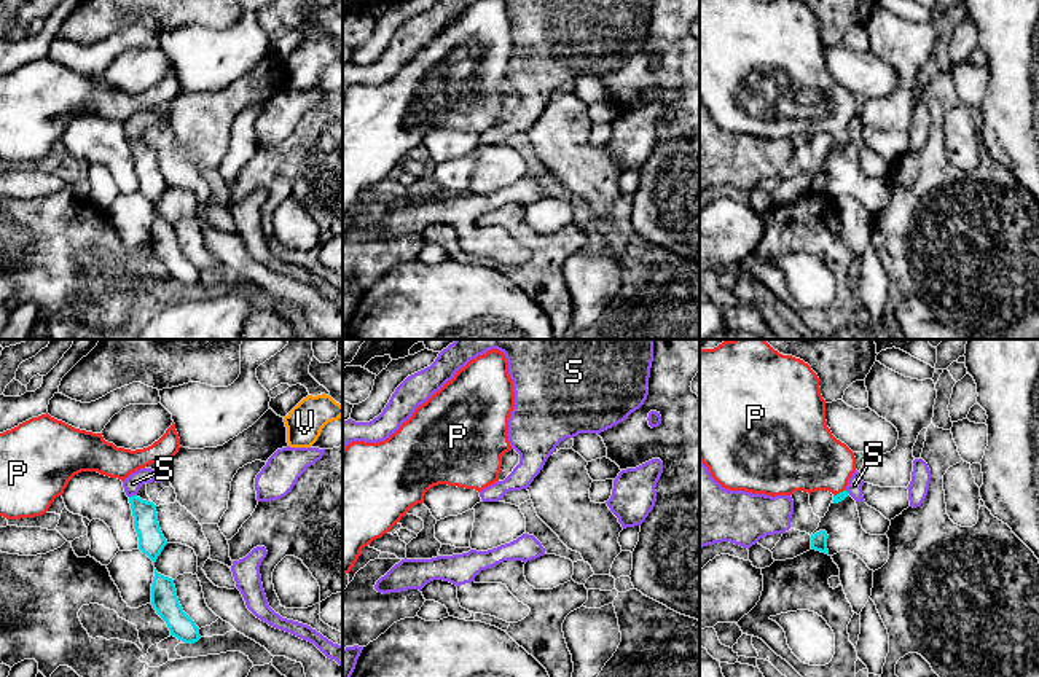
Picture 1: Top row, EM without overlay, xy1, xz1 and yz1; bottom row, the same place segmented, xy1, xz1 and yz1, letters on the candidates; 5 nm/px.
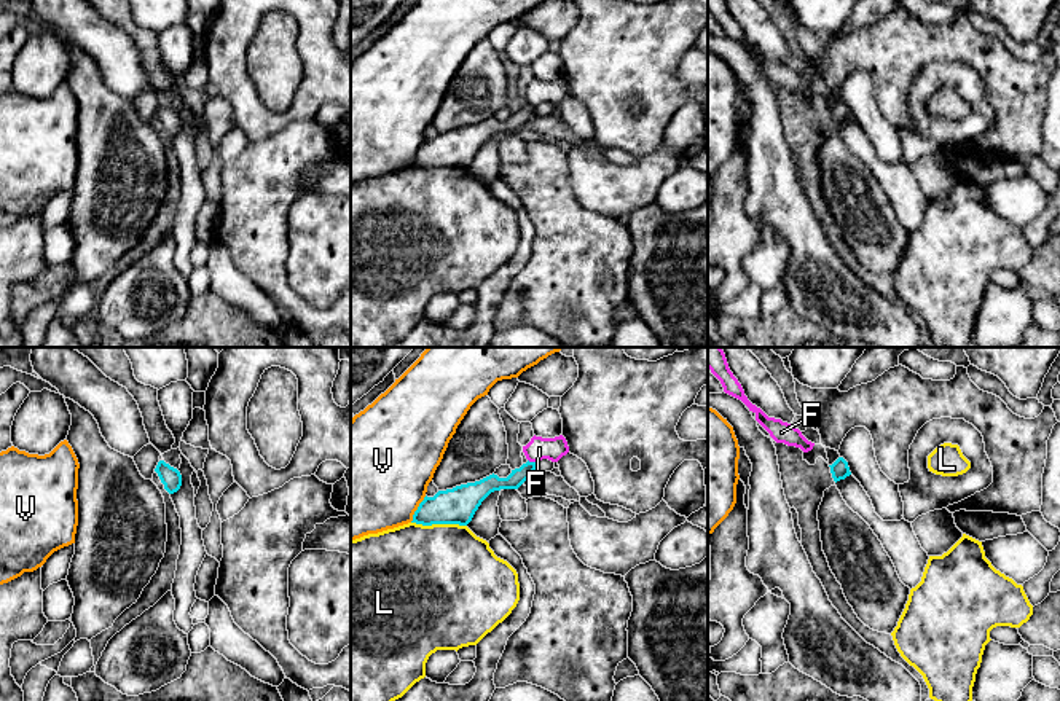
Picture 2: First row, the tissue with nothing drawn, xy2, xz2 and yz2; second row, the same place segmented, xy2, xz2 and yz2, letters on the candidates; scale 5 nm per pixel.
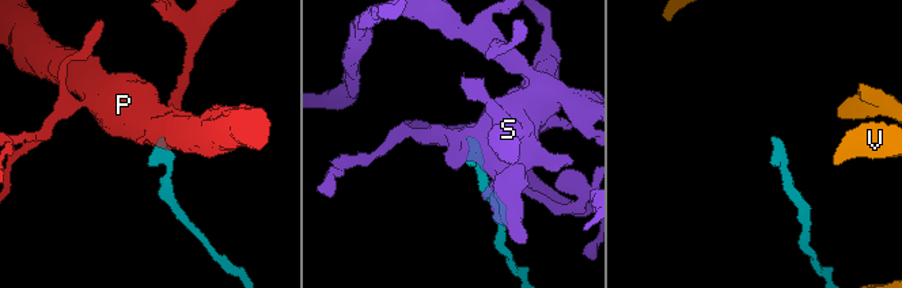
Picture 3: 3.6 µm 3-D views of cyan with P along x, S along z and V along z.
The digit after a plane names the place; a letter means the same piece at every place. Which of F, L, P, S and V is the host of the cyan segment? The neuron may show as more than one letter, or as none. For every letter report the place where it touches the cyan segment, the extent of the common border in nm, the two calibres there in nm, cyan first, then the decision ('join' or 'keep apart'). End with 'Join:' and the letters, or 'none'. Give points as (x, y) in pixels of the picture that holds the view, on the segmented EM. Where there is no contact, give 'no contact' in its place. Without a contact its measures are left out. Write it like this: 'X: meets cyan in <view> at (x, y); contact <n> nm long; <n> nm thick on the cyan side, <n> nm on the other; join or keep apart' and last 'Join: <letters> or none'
F: meets cyan in xz2 at (531, 462); contact 40 nm long; 90 nm thick on the cyan side, 120 nm on the other; keep apart
L: meets cyan in xz2 at (439, 523); contact 280 nm long; 190 nm thick on the cyan side, 500 nm on the other; keep apart
P: meets cyan in yz1 at (840, 493); contact 70 nm long; 50 nm thick on the cyan side, 340 nm on the other; join
S: meets cyan in xy1 at (133, 496); contact 40 nm long; 130 nm thick on the cyan side, 90 nm on the other; keep apart
V: meets cyan in xz2 at (418, 509); contact 160 nm long; 190 nm thick on the cyan side, 480 nm on the other; keep apart
Join: P

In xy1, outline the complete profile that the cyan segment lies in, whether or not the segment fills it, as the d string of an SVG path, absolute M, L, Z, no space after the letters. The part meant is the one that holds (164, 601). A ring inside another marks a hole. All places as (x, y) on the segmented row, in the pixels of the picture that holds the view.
M156 572L151 583L151 605L156 613L166 621L171 636L185 644L194 644L201 639L199 628L183 612L174 580Z

